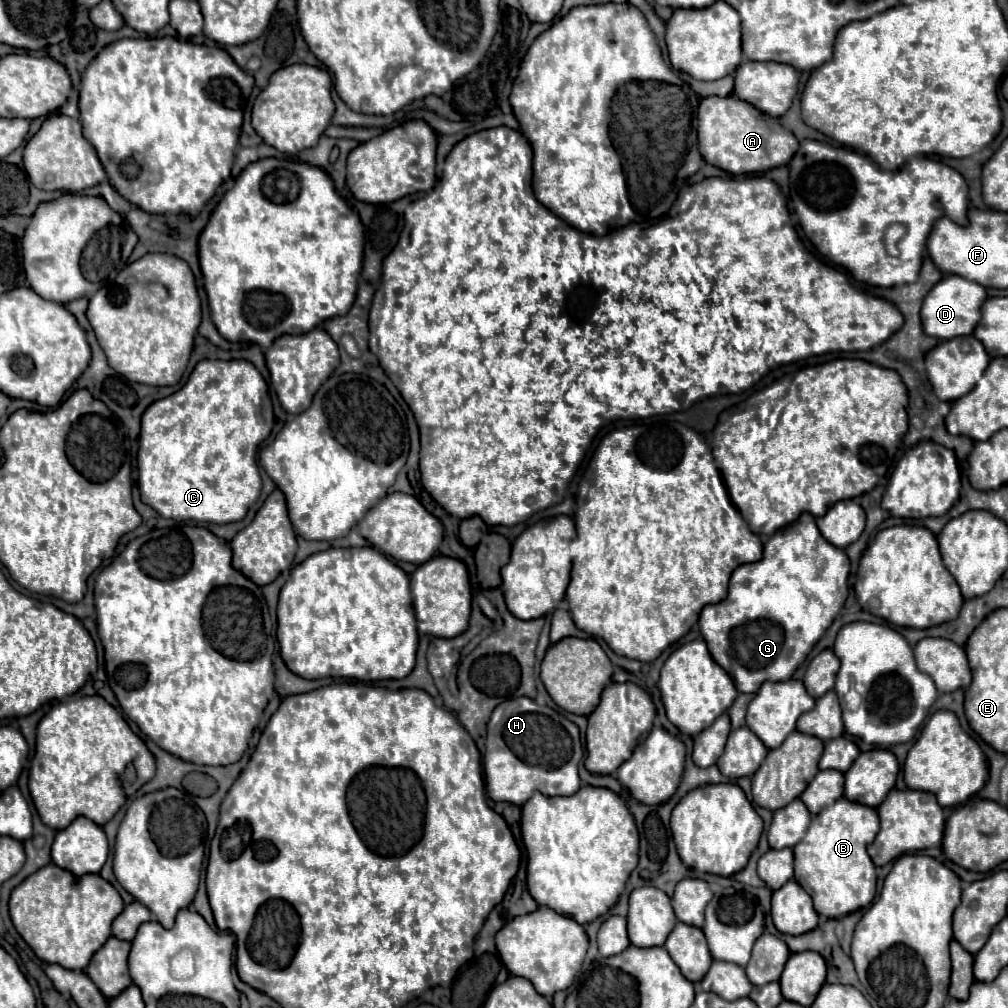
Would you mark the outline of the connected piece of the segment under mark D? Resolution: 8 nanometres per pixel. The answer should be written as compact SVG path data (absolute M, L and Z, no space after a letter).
M953 274L943 276L943 280L937 282L923 300L923 308L921 308L923 332L927 336L941 340L951 340L953 336L971 334L977 322L981 320L981 304L985 302L985 298L987 294L981 284L965 280L963 276L953 276Z

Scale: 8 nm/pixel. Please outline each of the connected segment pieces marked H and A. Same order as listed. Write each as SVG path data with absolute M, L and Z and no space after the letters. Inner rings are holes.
M525 696L499 704L487 724L485 744L487 752L483 756L483 768L487 796L493 802L523 806L535 790L545 796L571 796L581 788L577 774L577 766L583 758L579 728L569 720L563 724L559 714L547 706L537 706Z
M735 96L703 98L697 116L699 116L697 136L699 136L701 156L709 164L733 176L767 172L785 166L799 148L797 138L787 128L783 128L779 120L765 116L763 112L757 112L757 108L745 104L743 100L737 100Z

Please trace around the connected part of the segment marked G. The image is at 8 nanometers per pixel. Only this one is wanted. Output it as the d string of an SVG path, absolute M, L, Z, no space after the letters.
M807 512L767 540L765 554L759 562L743 564L733 572L727 598L703 608L699 628L713 660L725 668L739 692L755 694L763 682L785 682L793 676L845 604L847 576L847 554L841 548L833 548L833 544L821 536L815 518Z

